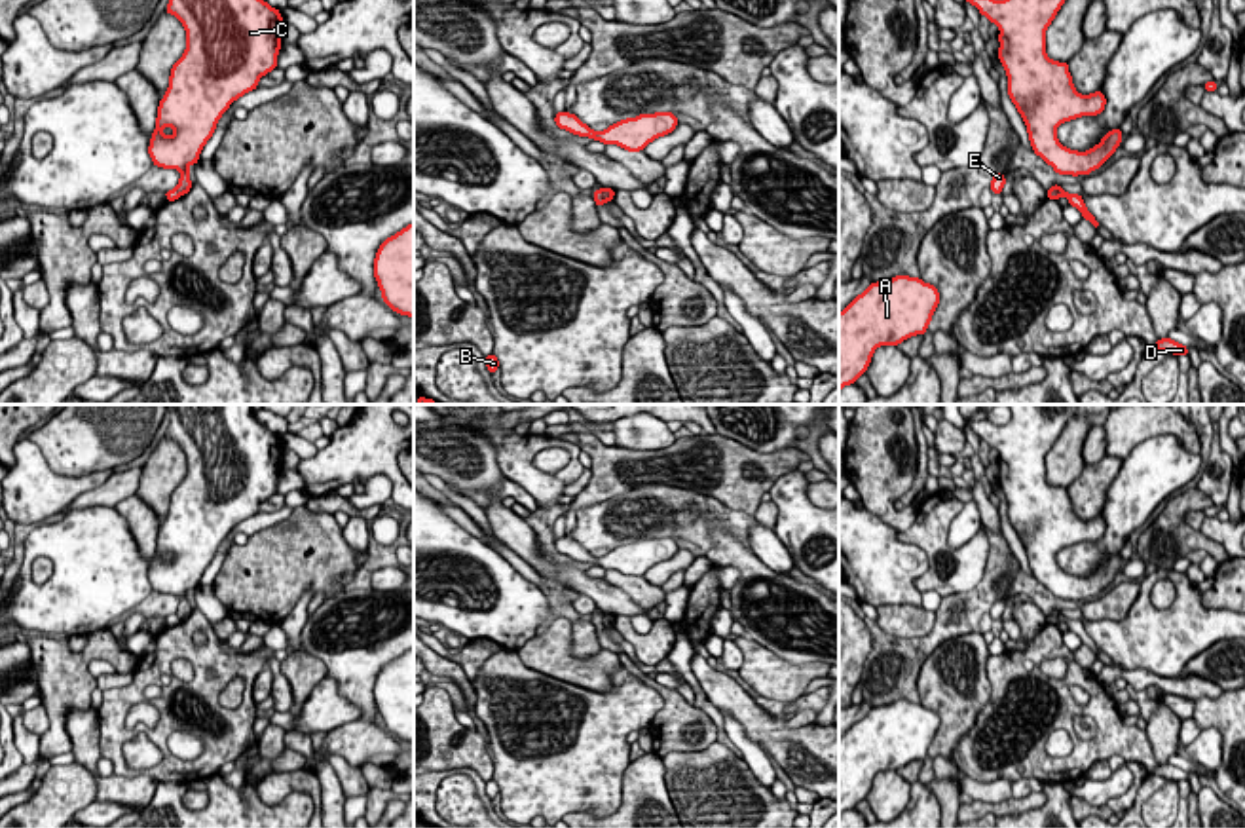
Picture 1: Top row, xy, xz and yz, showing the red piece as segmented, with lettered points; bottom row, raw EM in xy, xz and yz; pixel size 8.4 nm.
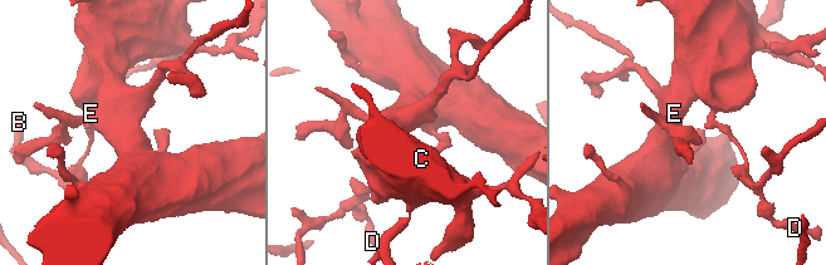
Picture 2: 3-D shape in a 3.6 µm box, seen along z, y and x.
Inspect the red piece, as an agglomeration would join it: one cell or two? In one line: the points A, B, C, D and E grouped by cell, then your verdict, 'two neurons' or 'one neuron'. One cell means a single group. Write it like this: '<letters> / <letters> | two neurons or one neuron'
A C E / B D | two neurons

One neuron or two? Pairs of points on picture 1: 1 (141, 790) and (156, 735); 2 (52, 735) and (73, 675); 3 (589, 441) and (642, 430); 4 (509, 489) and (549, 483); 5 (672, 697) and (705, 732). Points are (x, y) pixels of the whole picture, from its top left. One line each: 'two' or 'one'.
1: two
2: one
3: two
4: two
5: one

